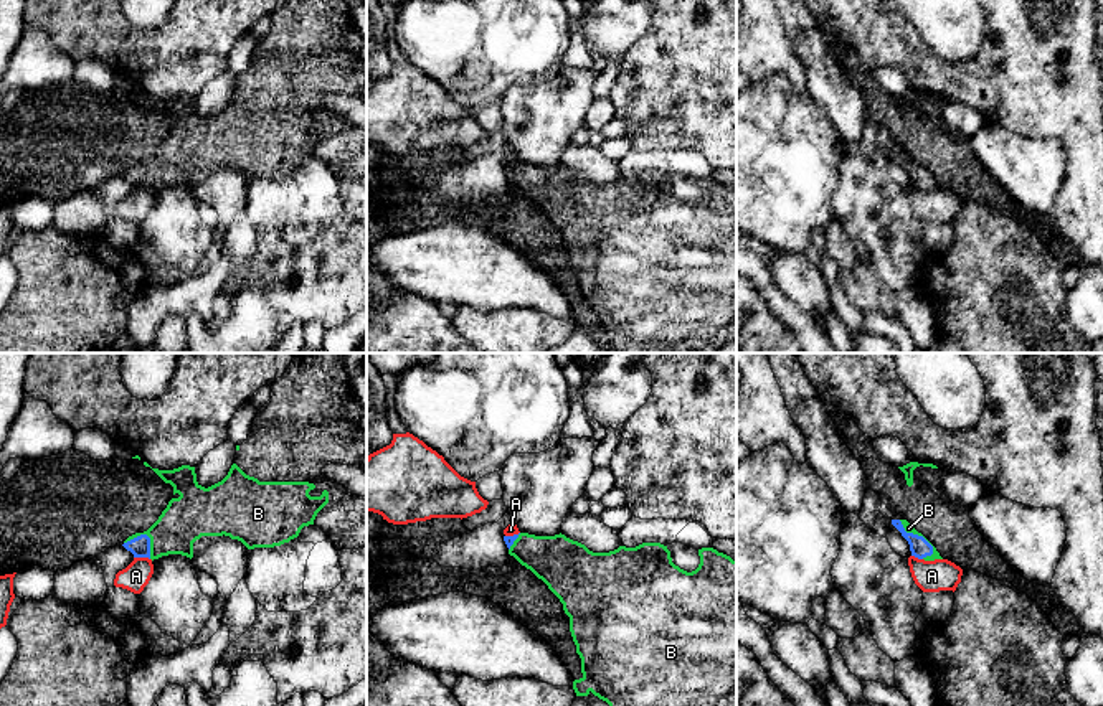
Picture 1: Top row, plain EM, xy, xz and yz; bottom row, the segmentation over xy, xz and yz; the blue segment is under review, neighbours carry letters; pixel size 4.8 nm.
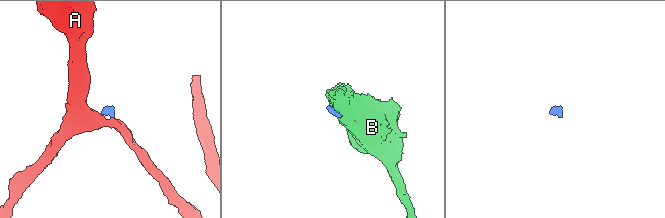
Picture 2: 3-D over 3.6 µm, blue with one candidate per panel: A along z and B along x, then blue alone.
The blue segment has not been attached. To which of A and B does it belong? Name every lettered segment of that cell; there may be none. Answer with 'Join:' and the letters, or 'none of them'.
Join: B

